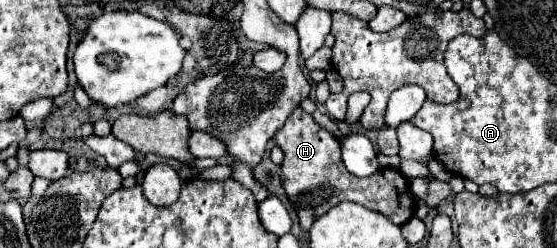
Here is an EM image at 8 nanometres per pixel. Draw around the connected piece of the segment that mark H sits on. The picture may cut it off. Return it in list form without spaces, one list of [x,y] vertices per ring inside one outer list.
[[[300,106],[292,112],[286,124],[274,136],[276,144],[284,150],[284,160],[280,166],[282,188],[286,190],[288,200],[292,202],[302,230],[310,230],[312,222],[326,214],[338,202],[350,200],[362,204],[374,212],[384,214],[394,224],[404,224],[414,214],[414,198],[410,194],[408,180],[392,168],[384,168],[372,178],[358,178],[350,174],[342,162],[340,142],[326,128],[314,122],[314,118],[304,112]]]

